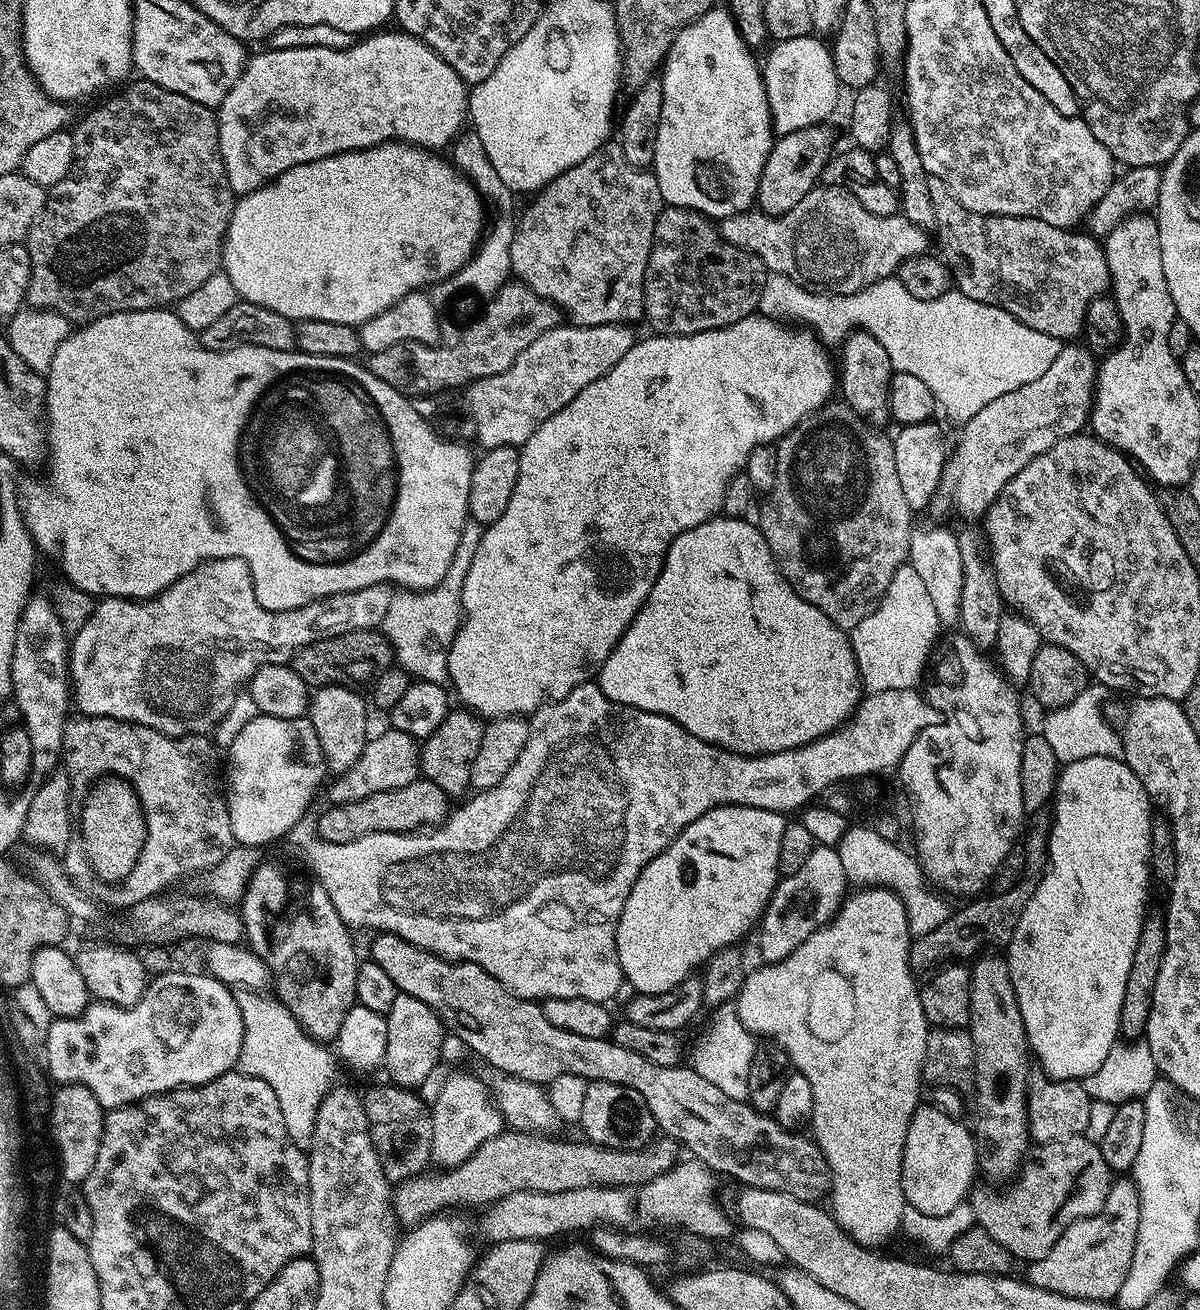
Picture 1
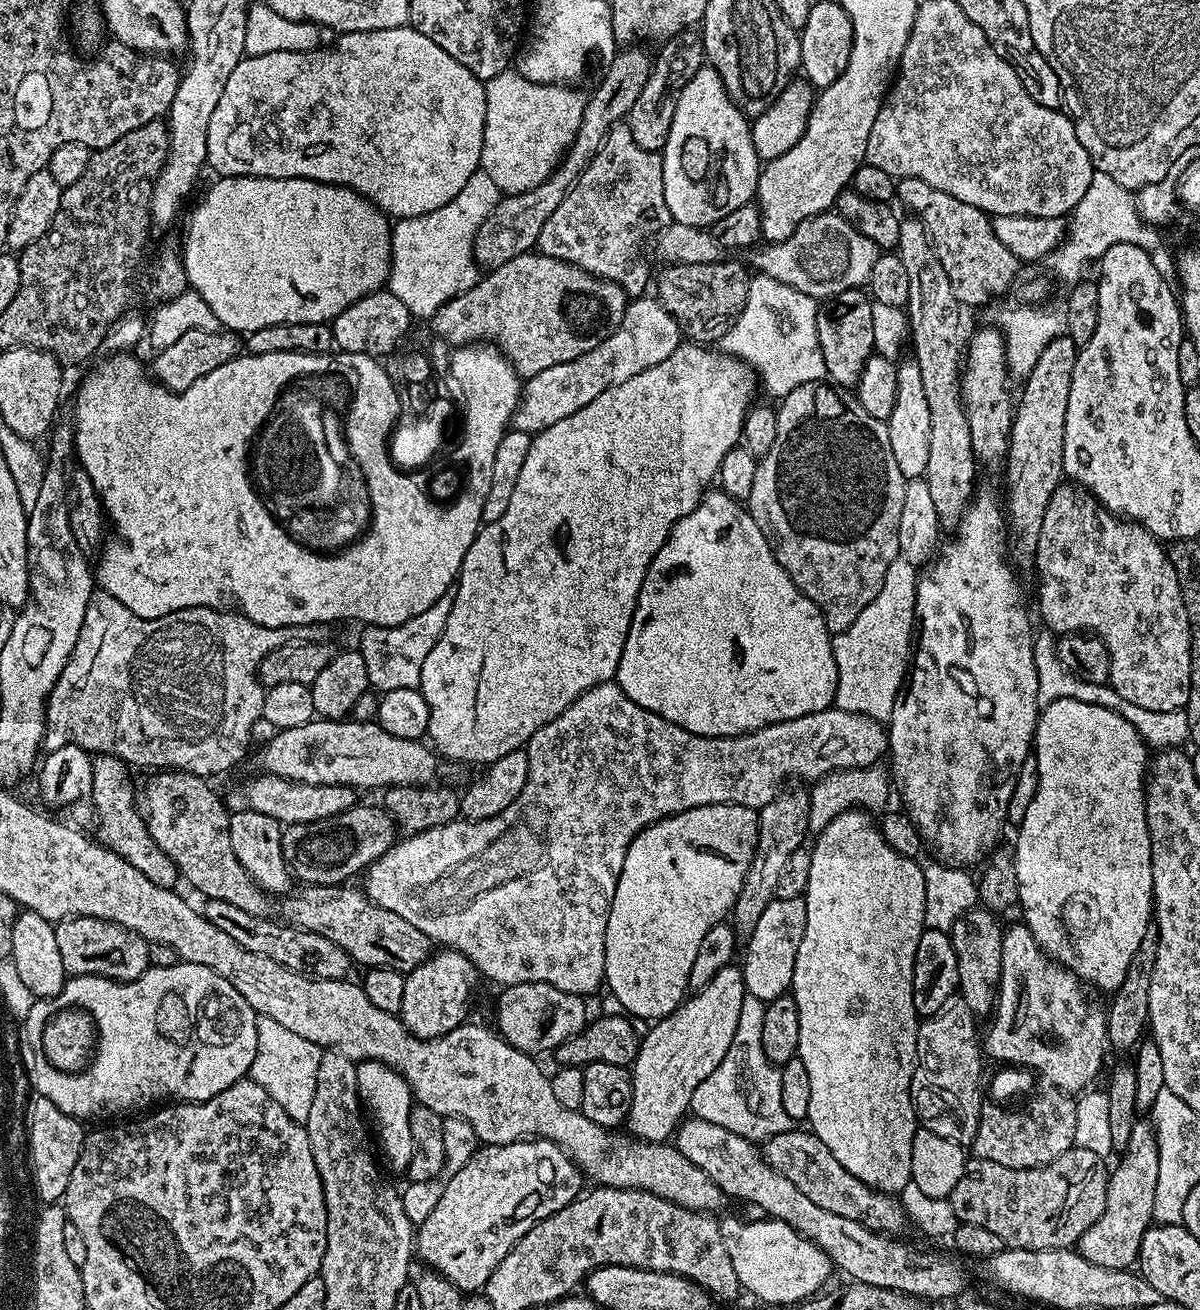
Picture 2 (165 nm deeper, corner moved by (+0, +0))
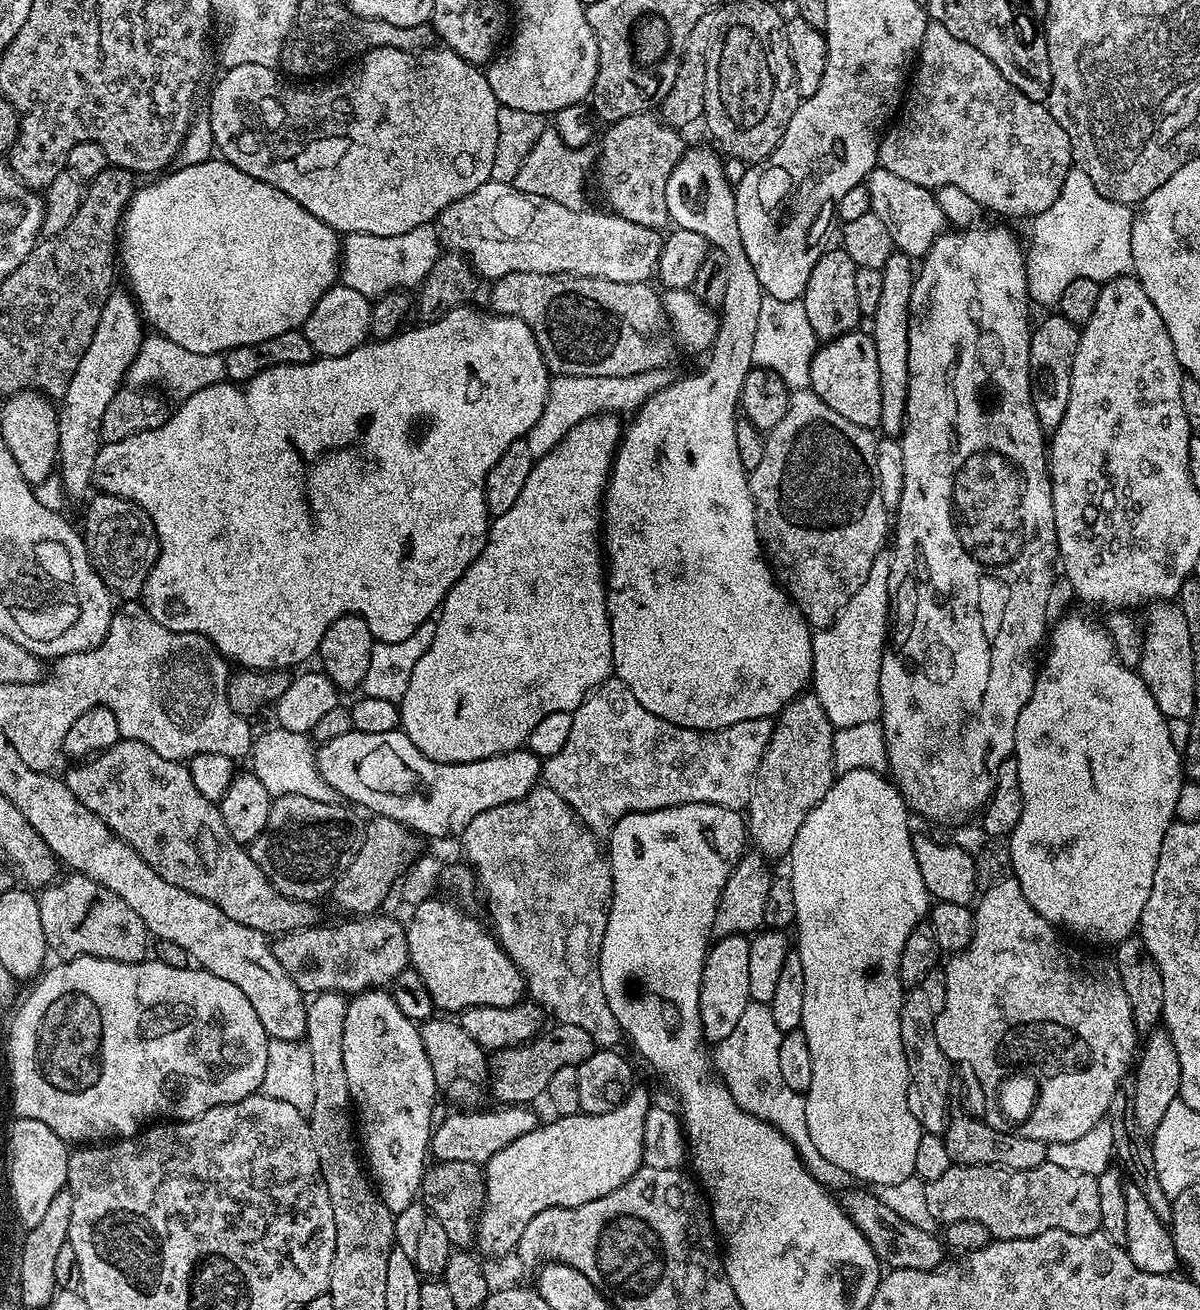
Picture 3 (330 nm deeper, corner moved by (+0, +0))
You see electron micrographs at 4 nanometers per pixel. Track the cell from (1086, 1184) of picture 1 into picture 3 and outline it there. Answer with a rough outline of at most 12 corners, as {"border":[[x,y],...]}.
{"border":[[1047,1162],[952,1164],[926,1183],[941,1224],[997,1240],[1101,1231],[1098,1182]]}

